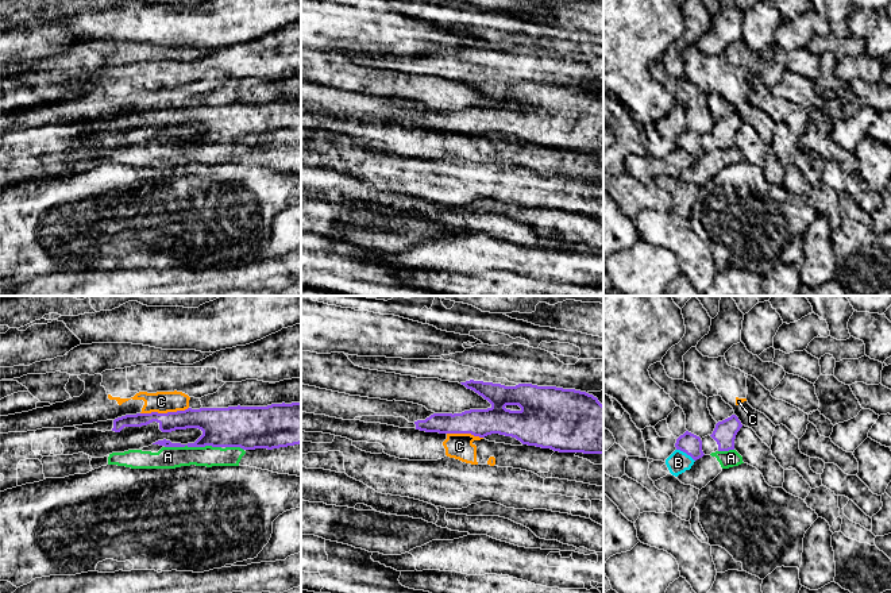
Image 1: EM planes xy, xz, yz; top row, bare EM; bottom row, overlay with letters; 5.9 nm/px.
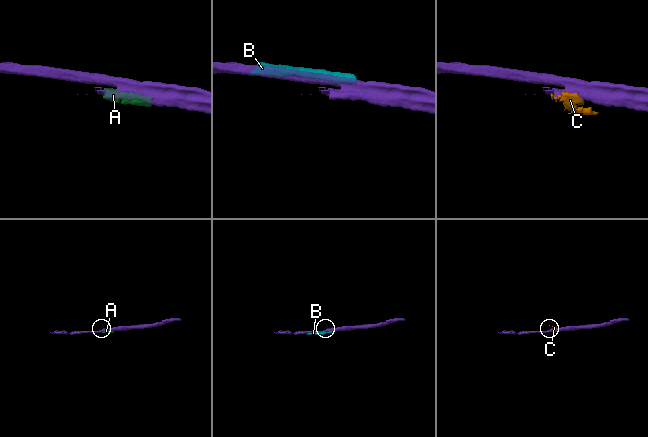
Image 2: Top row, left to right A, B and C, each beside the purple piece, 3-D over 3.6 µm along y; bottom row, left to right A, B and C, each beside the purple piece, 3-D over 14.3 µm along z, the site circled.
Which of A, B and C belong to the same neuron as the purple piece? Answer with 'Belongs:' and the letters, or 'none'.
Belongs: none

